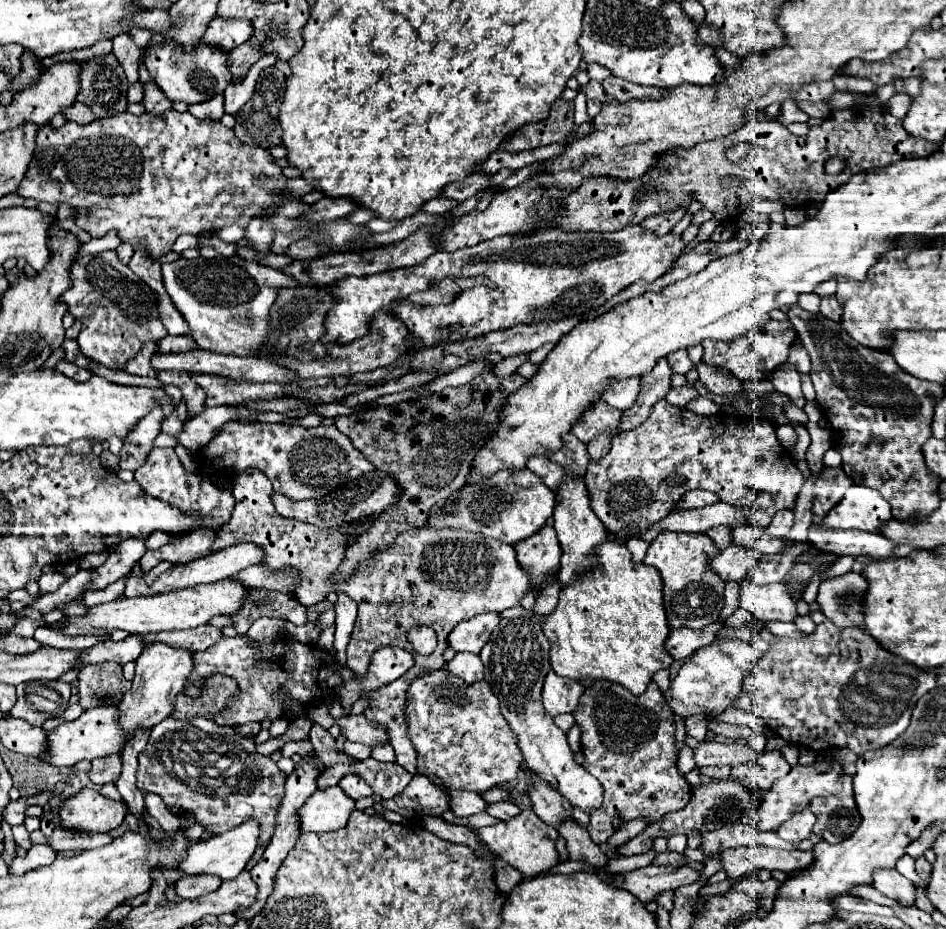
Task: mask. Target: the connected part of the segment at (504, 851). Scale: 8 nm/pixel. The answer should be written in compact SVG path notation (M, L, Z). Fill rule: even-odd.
M527 805L527 809L523 813L519 813L519 817L503 821L499 825L493 827L481 827L479 831L475 831L475 835L505 863L509 863L511 867L519 869L525 877L533 877L533 875L541 875L545 871L549 871L551 867L557 865L557 851L555 851L555 841L557 841L557 829L547 825L545 821L541 821L533 809Z

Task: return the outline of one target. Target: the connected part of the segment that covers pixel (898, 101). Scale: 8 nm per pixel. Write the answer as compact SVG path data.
M897 93L897 95L893 95L893 97L887 101L887 111L889 111L891 115L903 119L903 117L905 117L905 111L909 109L909 105L911 105L911 97L907 97L905 93Z

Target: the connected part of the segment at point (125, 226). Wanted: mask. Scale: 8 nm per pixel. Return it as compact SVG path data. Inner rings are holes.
M175 109L141 117L131 113L121 113L107 119L95 119L89 125L79 125L75 121L67 121L65 127L55 129L55 133L45 139L39 139L41 153L33 155L31 165L27 169L27 177L19 185L17 193L21 197L31 197L35 201L47 203L69 203L71 207L87 207L87 217L77 217L77 225L85 229L91 237L105 237L109 231L115 231L121 243L129 243L133 247L145 247L151 259L159 259L161 255L173 249L173 243L181 235L205 235L217 233L223 227L237 225L245 229L251 219L261 219L273 227L273 231L291 233L297 229L307 231L307 239L319 241L319 257L327 257L331 253L343 251L367 251L353 247L353 241L369 237L371 231L365 225L355 225L349 219L327 221L327 233L319 225L307 219L309 203L301 201L301 197L285 195L287 177L283 175L283 167L271 157L271 153L263 147L251 147L241 143L233 129L225 127L221 121L197 119L191 113L177 113Z

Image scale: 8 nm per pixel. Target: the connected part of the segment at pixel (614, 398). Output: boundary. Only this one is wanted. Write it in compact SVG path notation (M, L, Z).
M629 377L623 381L617 381L615 385L611 385L605 393L603 399L615 407L615 409L629 409L635 403L635 397L639 395L641 389L641 379L639 377Z

